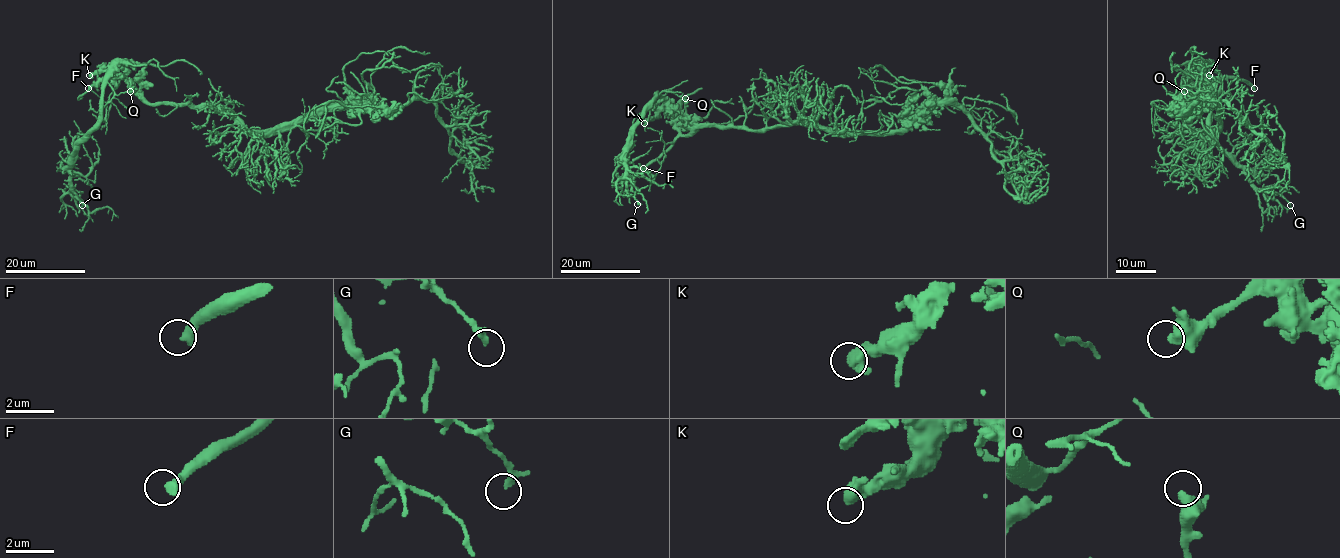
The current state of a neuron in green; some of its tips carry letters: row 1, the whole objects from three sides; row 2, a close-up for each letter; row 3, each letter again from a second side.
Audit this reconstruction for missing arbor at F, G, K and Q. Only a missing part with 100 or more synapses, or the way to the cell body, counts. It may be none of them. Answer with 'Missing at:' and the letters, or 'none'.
Missing at: F

